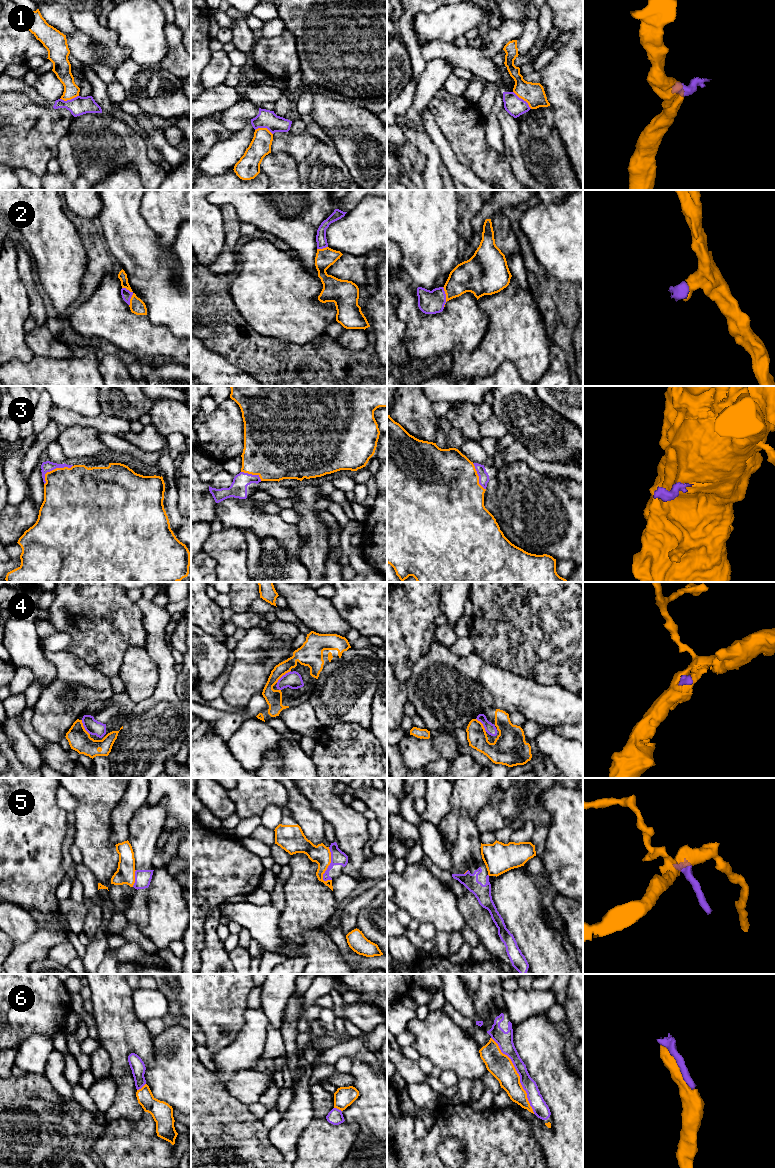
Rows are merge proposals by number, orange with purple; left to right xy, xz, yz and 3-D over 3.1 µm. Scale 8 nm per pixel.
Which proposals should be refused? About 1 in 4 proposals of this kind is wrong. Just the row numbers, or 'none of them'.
1, 5

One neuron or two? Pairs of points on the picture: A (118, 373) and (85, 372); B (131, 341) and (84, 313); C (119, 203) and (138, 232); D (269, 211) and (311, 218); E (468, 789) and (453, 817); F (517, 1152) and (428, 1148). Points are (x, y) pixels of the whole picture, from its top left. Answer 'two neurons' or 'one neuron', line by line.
A: two neurons
B: one neuron
C: one neuron
D: one neuron
E: one neuron
F: one neuron

